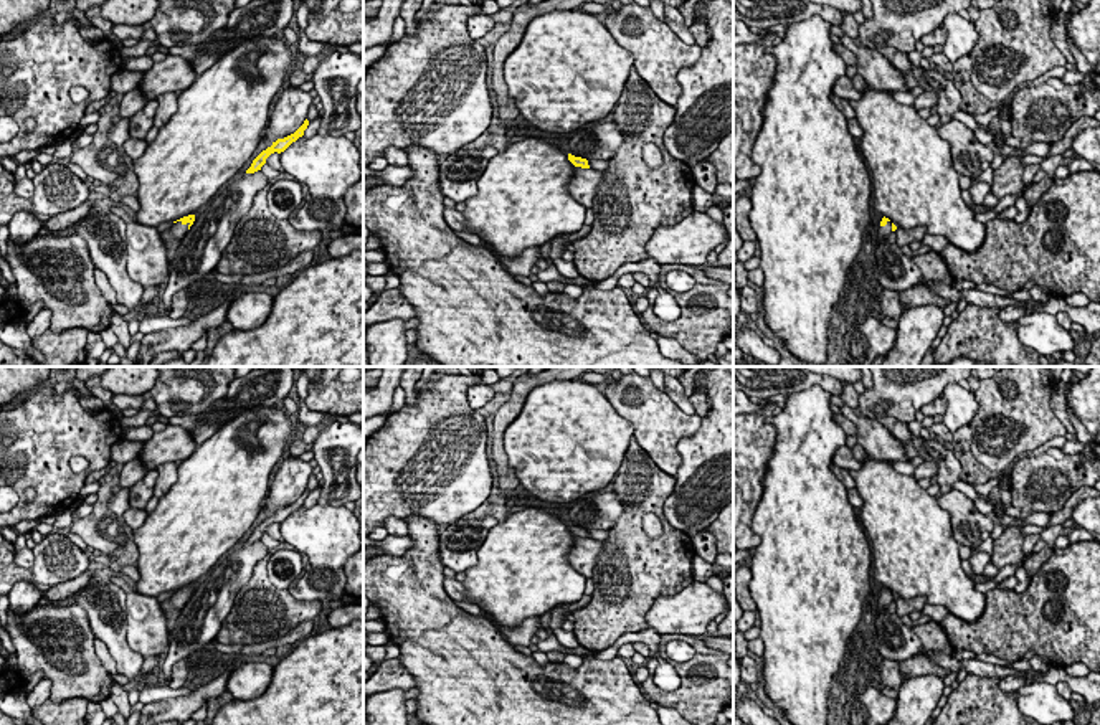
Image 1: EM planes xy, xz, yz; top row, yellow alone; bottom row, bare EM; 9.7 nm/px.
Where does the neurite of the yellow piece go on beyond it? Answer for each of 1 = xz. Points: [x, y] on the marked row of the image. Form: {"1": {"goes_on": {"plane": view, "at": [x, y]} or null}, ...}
{"1": {"goes_on": null}}

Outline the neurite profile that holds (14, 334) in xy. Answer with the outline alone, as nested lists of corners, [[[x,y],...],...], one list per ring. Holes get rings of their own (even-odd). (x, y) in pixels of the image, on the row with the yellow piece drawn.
[[[10,320],[3,324],[0,327],[0,340],[8,347],[26,352],[36,362],[46,362],[46,357],[33,347],[23,320]]]

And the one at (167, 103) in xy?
[[[165,92],[157,97],[157,112],[154,117],[154,127],[162,129],[170,117],[177,112],[177,99],[175,92]]]

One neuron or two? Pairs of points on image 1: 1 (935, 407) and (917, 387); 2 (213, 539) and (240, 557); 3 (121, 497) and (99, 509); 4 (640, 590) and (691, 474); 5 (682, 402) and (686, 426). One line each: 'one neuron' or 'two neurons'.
1: two neurons
2: two neurons
3: two neurons
4: two neurons
5: two neurons

